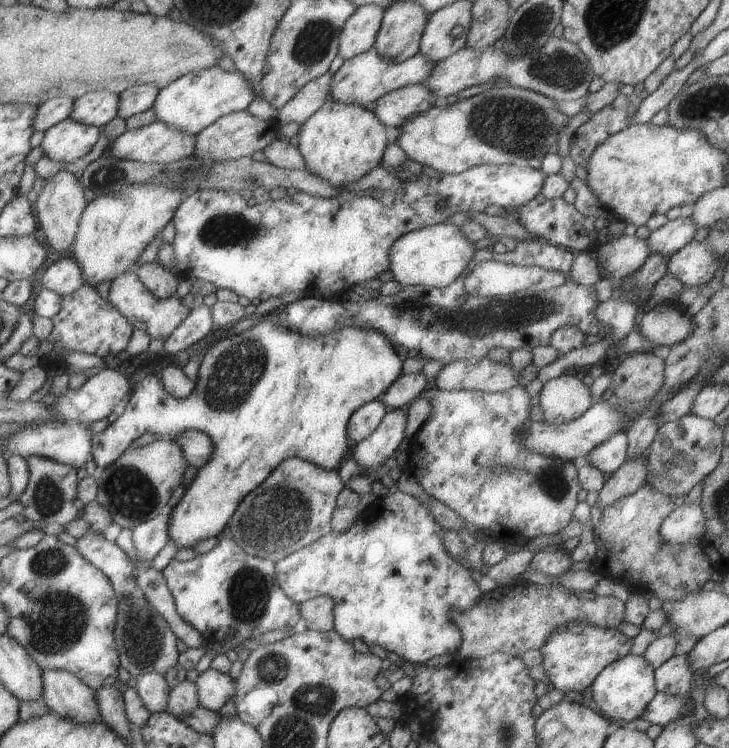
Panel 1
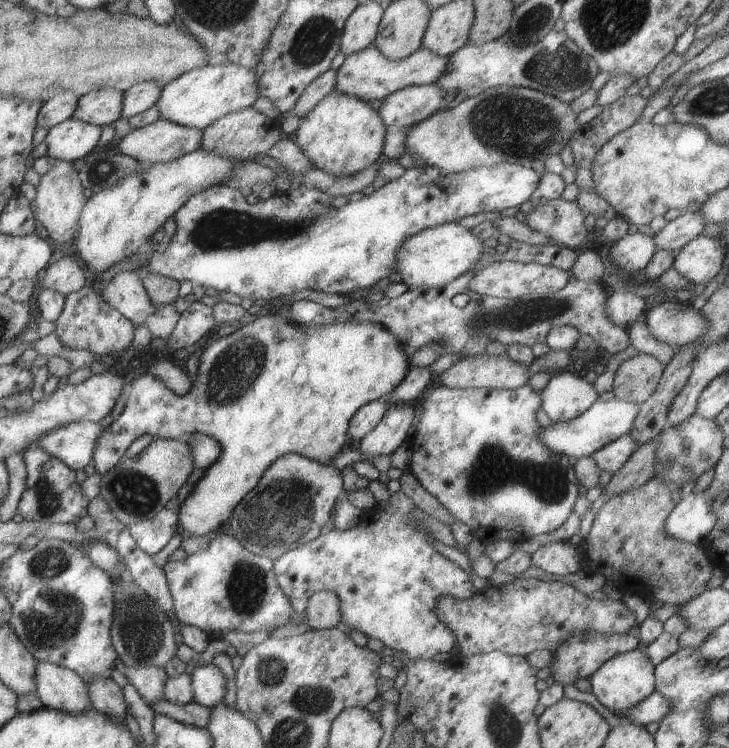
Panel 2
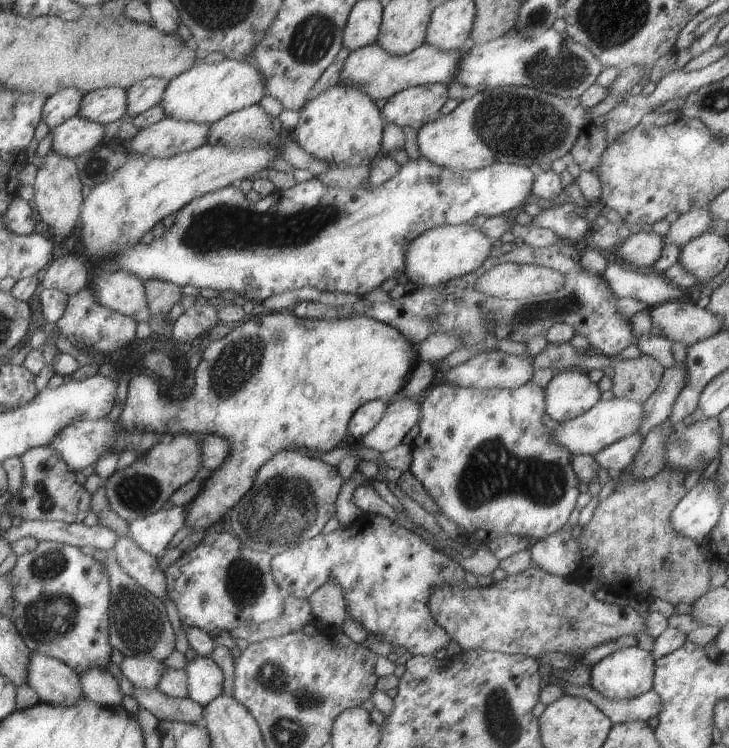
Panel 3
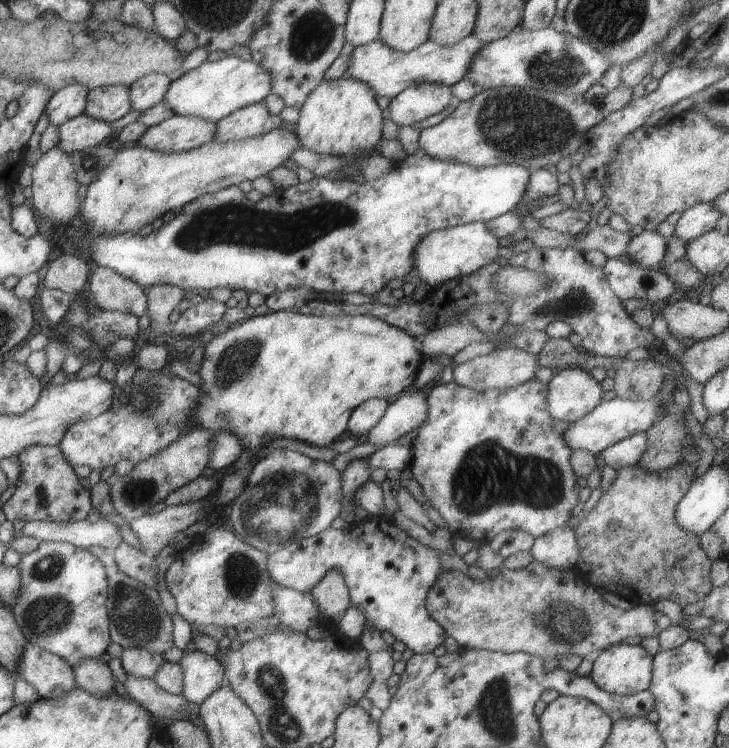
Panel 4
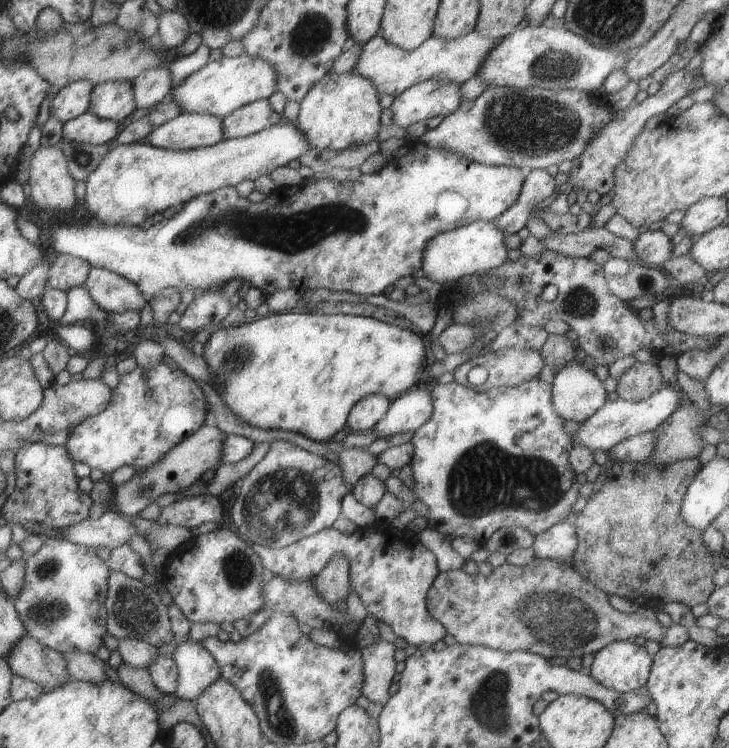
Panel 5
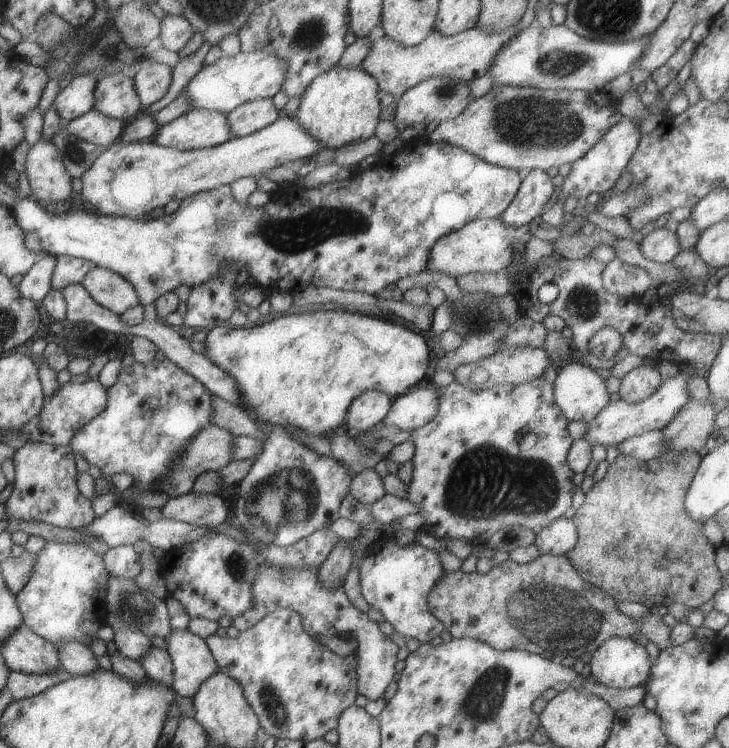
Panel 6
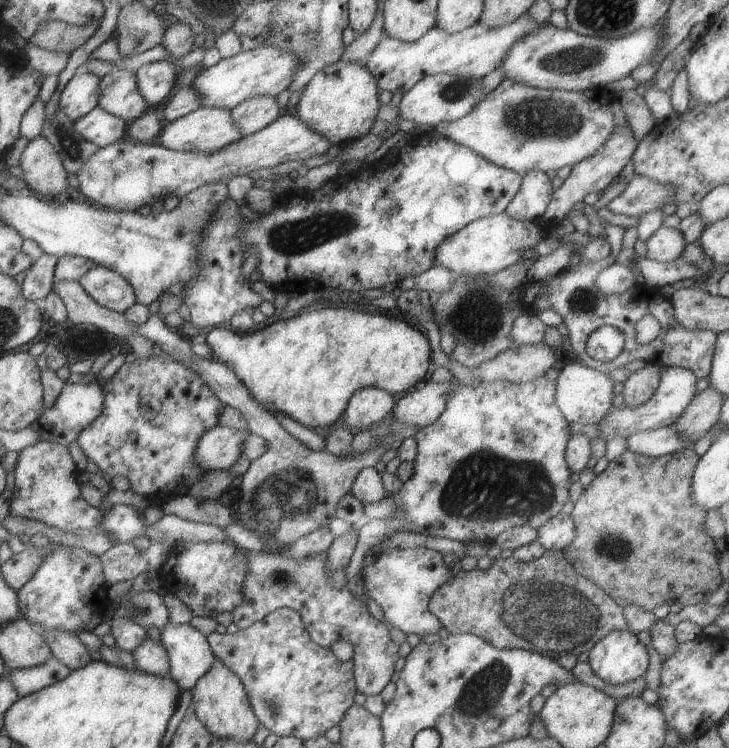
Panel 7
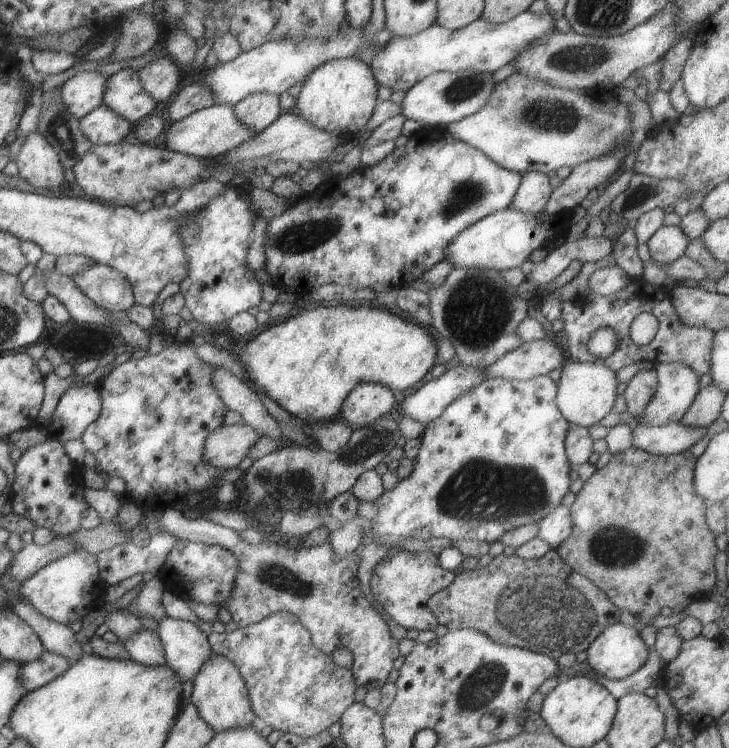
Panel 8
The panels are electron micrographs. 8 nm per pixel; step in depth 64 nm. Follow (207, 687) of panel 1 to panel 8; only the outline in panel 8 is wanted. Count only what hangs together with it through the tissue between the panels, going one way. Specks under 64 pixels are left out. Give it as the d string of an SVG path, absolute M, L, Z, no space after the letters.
M167 617L159 621L158 637L167 666L183 680L193 680L212 652L207 635L198 624Z

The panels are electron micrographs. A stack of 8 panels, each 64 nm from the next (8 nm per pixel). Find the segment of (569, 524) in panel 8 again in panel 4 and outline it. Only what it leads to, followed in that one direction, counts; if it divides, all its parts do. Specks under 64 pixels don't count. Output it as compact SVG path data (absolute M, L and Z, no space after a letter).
M568 524L535 538L530 552L533 560L560 572L575 570L580 560L580 548L575 531Z

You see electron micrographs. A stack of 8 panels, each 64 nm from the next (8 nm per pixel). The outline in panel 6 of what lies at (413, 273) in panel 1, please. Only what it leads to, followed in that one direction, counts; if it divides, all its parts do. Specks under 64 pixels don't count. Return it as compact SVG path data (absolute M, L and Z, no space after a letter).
M500 218L476 219L446 236L440 236L434 242L434 246L430 250L430 258L426 262L426 270L442 272L442 274L448 274L448 276L457 279L467 274L498 272L514 263L514 253L516 252L514 251L514 242L526 244L532 236L528 224L514 228L514 226L504 224Z

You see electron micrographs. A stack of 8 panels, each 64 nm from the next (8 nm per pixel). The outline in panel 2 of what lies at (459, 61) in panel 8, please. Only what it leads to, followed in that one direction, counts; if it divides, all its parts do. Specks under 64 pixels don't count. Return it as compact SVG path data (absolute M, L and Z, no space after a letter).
M375 44L368 46L360 52L347 56L341 67L336 72L335 91L338 94L356 96L360 100L372 102L372 100L383 100L389 94L407 86L418 86L432 84L446 72L449 56L438 56L426 48L403 58L402 60L388 60L386 56L376 48Z

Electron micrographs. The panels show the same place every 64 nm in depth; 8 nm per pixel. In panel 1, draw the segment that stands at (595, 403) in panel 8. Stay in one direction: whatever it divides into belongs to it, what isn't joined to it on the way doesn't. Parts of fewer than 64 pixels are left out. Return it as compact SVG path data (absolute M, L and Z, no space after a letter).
M564 374L543 384L538 405L544 422L572 422L593 405L590 387L582 380L574 374Z

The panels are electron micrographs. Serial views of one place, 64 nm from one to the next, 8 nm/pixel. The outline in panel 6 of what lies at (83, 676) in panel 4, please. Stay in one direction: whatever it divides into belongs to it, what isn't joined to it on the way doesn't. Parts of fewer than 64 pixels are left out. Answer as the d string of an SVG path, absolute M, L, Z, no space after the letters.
M66 640L60 648L57 648L60 664L71 676L86 676L94 670L98 670L98 658L90 647L76 642Z

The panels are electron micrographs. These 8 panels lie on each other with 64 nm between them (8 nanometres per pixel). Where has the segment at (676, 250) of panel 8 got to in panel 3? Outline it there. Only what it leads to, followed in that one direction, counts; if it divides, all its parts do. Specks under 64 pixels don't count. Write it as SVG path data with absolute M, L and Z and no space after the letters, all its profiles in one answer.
M640 231L637 234L630 234L618 246L616 254L618 260L634 268L650 269L650 266L660 258L664 245L662 235Z

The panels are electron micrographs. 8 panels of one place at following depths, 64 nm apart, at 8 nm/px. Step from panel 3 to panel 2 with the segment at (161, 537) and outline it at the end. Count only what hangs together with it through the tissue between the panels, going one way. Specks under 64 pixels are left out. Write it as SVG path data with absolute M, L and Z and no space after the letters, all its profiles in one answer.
M161 508L154 518L133 524L129 530L138 548L152 556L160 552L176 534L178 513L175 510Z

